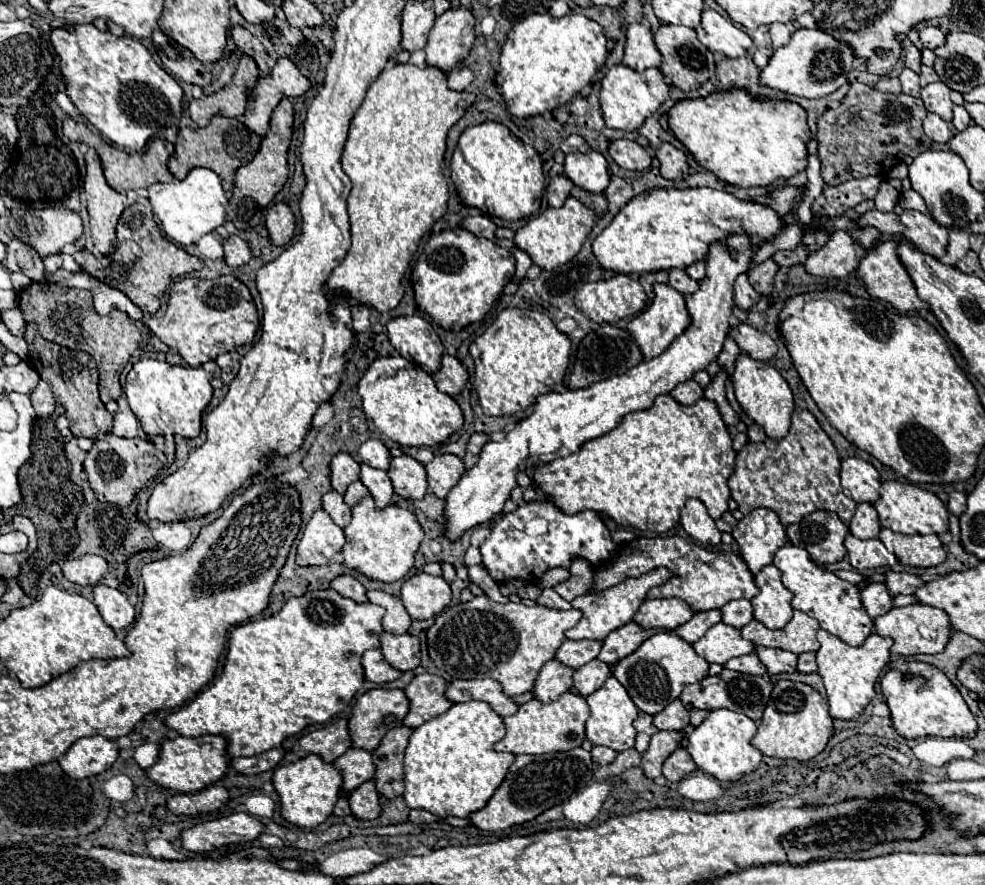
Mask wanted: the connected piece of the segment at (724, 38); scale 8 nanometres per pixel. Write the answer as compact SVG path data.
M713 9L703 11L701 25L697 27L697 37L707 49L721 51L727 57L741 57L753 45L745 31L735 27L731 19Z

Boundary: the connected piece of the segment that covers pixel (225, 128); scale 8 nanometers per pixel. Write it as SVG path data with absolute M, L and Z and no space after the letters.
M215 115L209 123L209 127L203 129L181 129L177 143L175 143L175 153L169 159L169 171L177 177L183 179L191 169L195 167L207 167L215 171L221 181L225 191L233 191L233 181L235 181L235 171L249 163L257 149L259 149L261 137L249 131L239 119L229 119L223 115Z

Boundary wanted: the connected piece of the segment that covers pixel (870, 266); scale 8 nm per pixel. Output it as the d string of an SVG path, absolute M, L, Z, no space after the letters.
M883 241L879 243L875 249L871 249L867 253L867 257L861 261L859 265L859 273L861 273L861 279L867 287L867 291L873 295L873 297L879 297L883 301L889 301L897 311L901 313L907 313L907 311L921 311L921 309L929 309L929 305L925 301L919 299L917 295L917 289L907 273L907 269L903 267L901 259L899 259L899 243L895 241Z

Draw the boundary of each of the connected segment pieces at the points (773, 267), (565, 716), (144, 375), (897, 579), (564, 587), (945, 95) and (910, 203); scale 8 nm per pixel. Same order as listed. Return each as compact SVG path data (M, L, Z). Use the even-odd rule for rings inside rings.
M769 259L769 261L763 261L755 267L751 267L751 271L747 275L749 275L749 281L753 283L755 291L759 291L761 295L769 295L773 289L773 277L777 275L777 271L779 271L779 265L773 259Z
M571 691L563 693L557 701L541 703L539 699L531 699L519 707L519 711L511 717L505 717L507 735L495 745L495 751L509 751L513 755L521 753L553 753L553 751L569 751L583 743L585 739L585 721L589 717L589 705L585 697L575 695Z
M139 359L127 373L125 395L131 411L137 415L149 437L181 435L191 439L201 433L201 413L211 401L213 387L201 367L181 367L157 359Z
M889 571L885 585L889 587L891 595L897 595L897 593L915 593L919 587L925 585L925 581L919 575L913 575L913 573Z
M573 559L569 573L571 573L571 577L565 583L559 583L553 587L563 599L573 601L575 597L585 595L595 587L593 567L589 563L585 563L585 559Z
M941 81L929 83L927 87L923 87L921 89L921 99L925 103L925 109L931 111L931 113L937 113L945 121L951 121L953 101L949 99L949 93L951 93L951 89Z
M911 189L911 191L903 191L903 193L901 193L899 205L901 205L903 209L915 209L915 211L921 211L923 215L931 217L931 213L929 213L927 205L923 203L923 197L921 197L917 191L913 191L913 189Z

